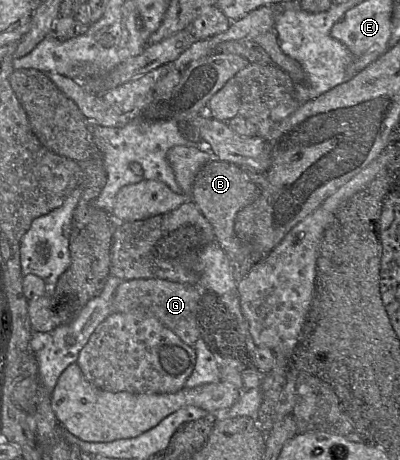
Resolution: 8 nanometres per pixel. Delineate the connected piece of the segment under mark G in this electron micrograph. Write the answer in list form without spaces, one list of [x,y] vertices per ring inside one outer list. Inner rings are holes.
[[[133,279],[123,281],[116,289],[113,299],[113,313],[125,313],[138,307],[145,307],[167,328],[173,331],[185,344],[193,346],[201,337],[198,329],[198,307],[204,292],[197,285],[184,284],[166,279]]]

